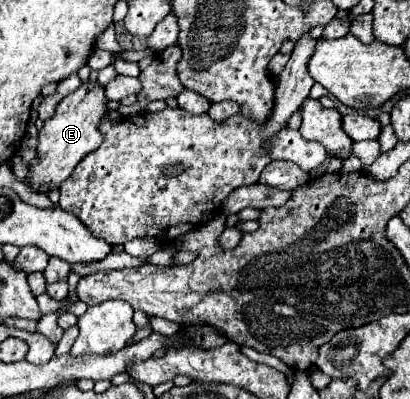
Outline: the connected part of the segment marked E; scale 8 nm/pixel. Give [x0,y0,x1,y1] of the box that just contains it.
[28,82,108,194]

